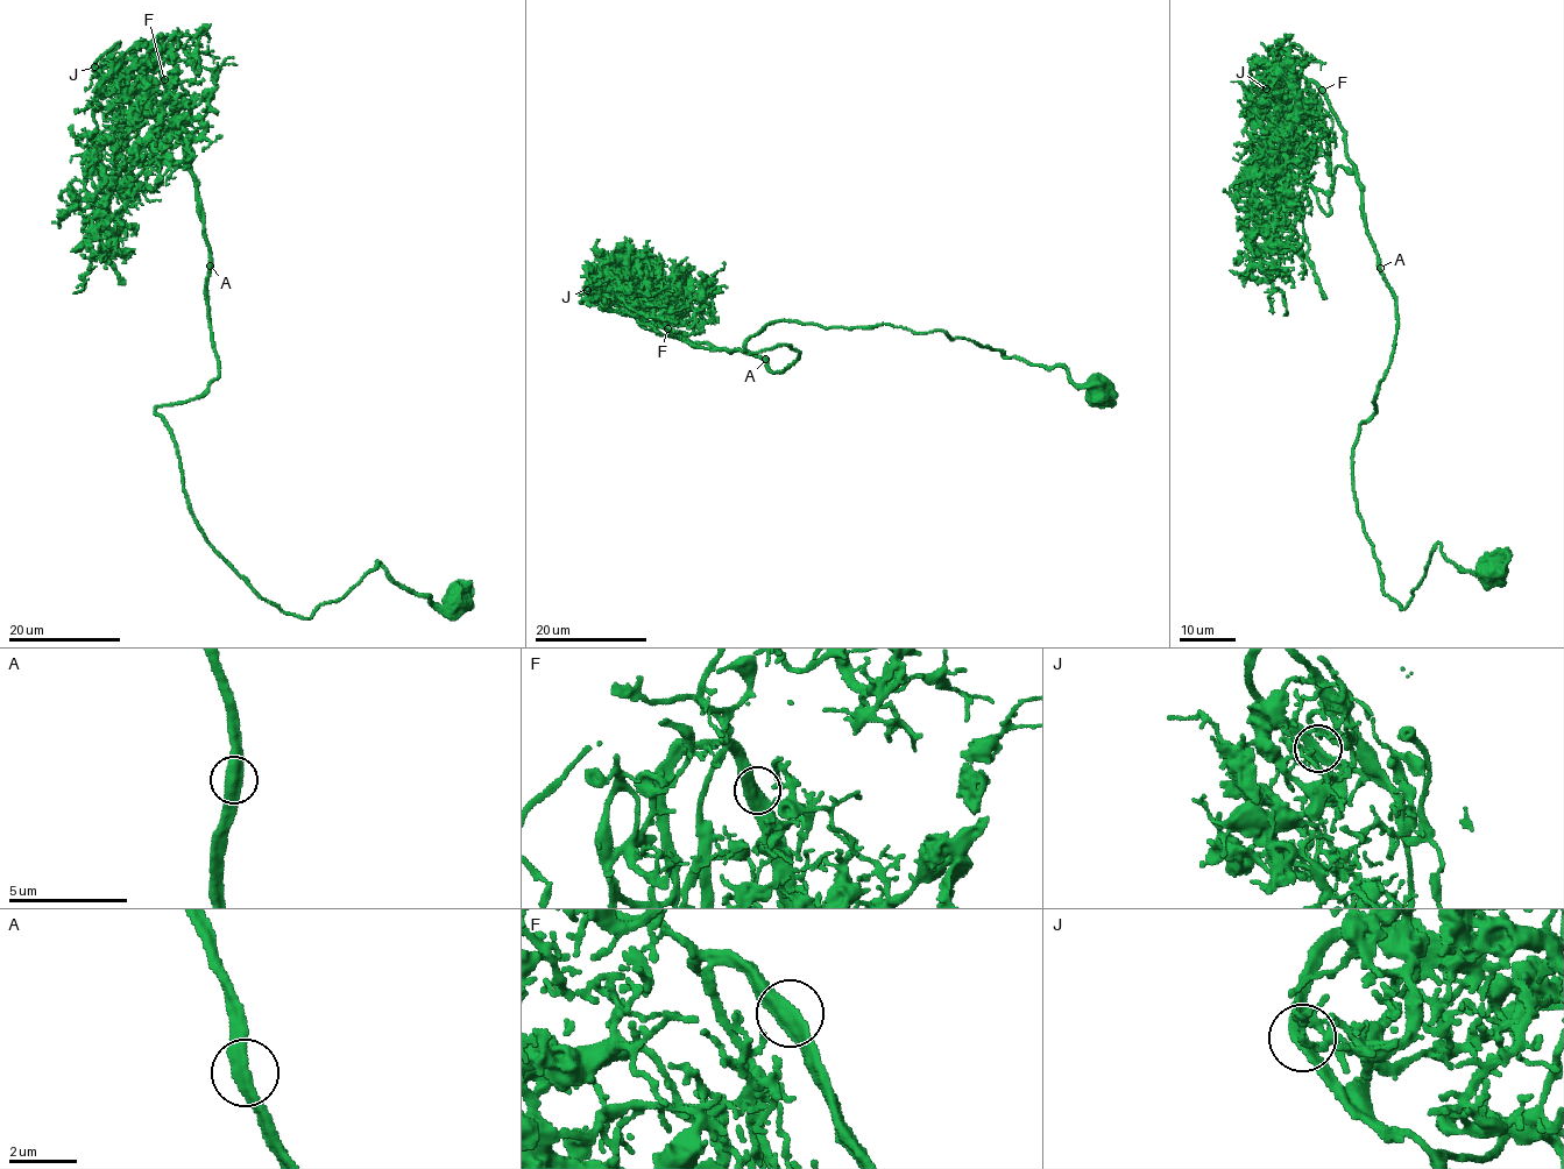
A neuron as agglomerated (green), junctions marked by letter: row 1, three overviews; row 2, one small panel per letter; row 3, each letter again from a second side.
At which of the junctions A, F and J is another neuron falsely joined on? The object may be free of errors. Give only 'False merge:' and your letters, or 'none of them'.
False merge: none of them

